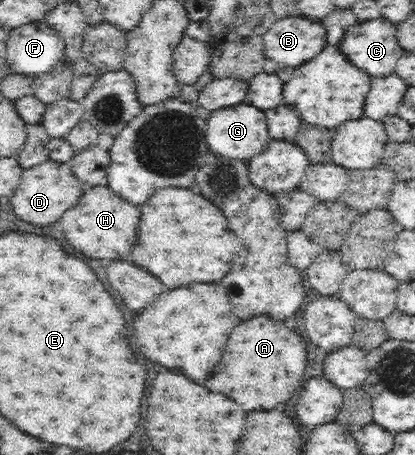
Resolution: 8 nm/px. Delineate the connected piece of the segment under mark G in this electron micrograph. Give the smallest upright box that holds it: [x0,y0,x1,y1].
[206,102,271,163]

